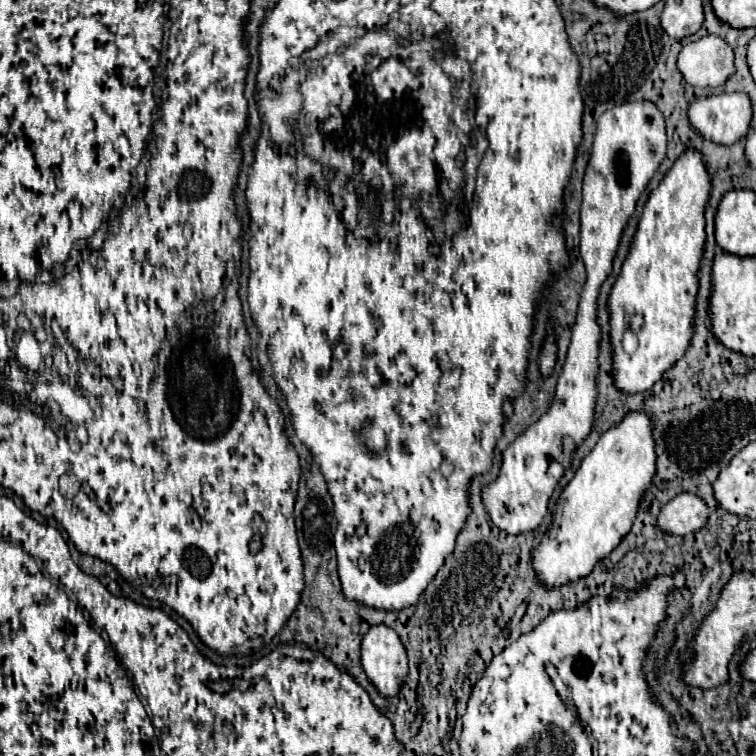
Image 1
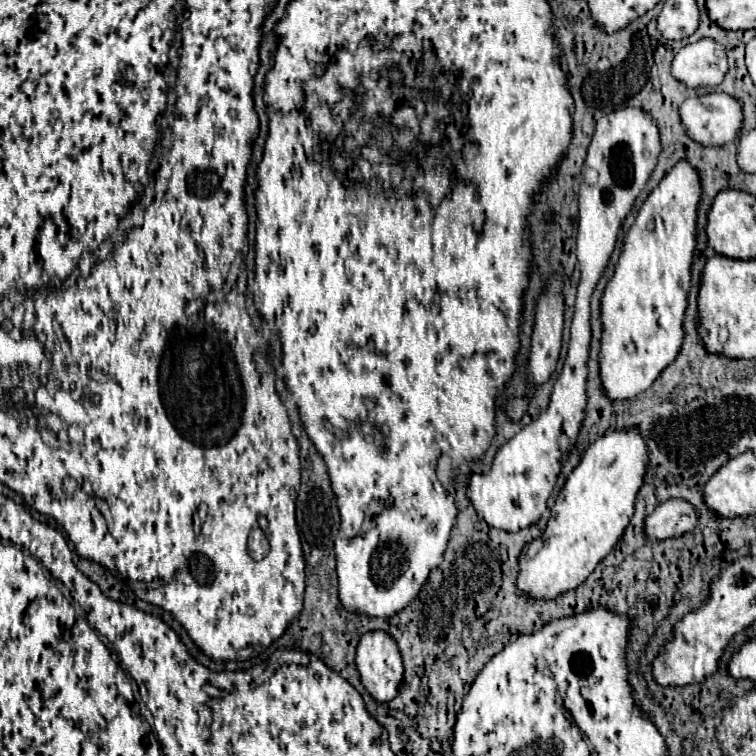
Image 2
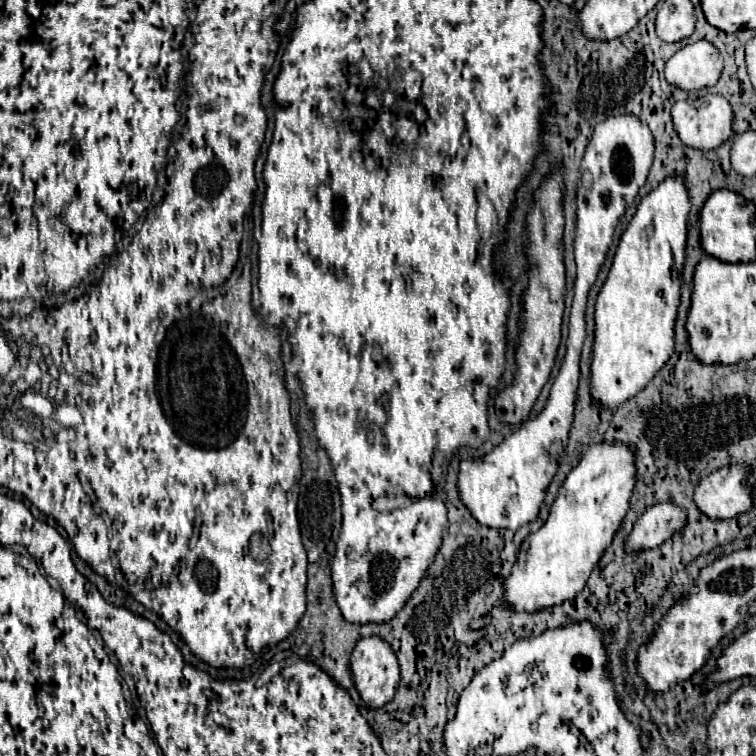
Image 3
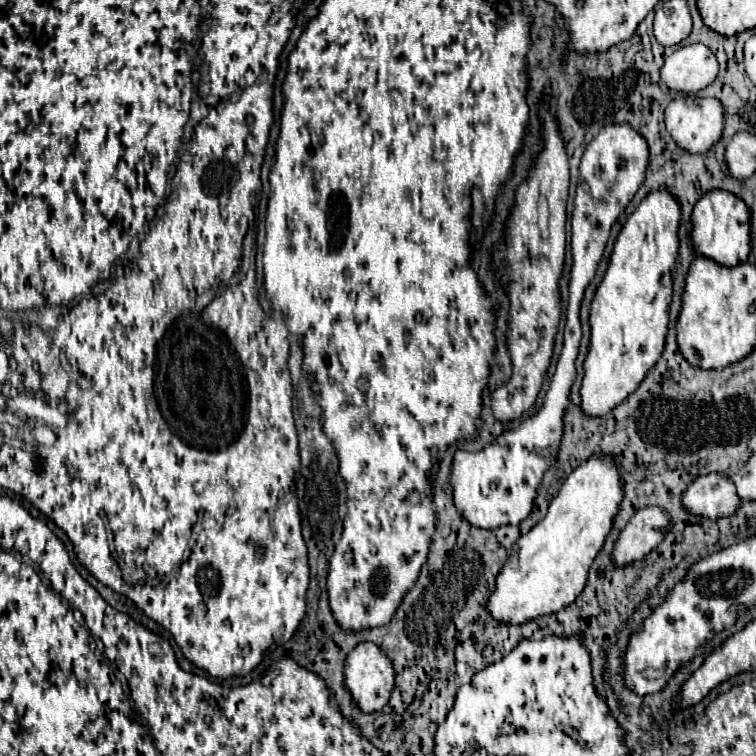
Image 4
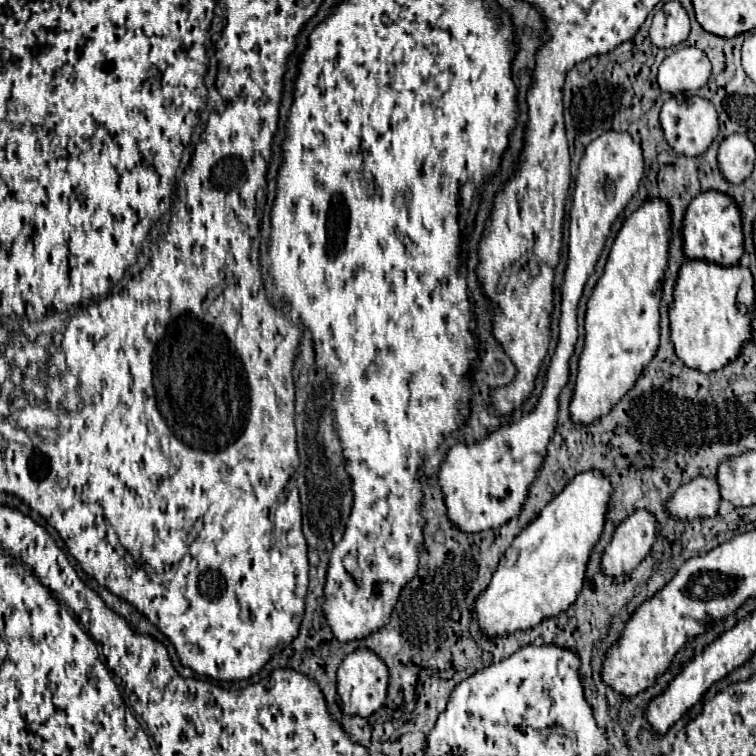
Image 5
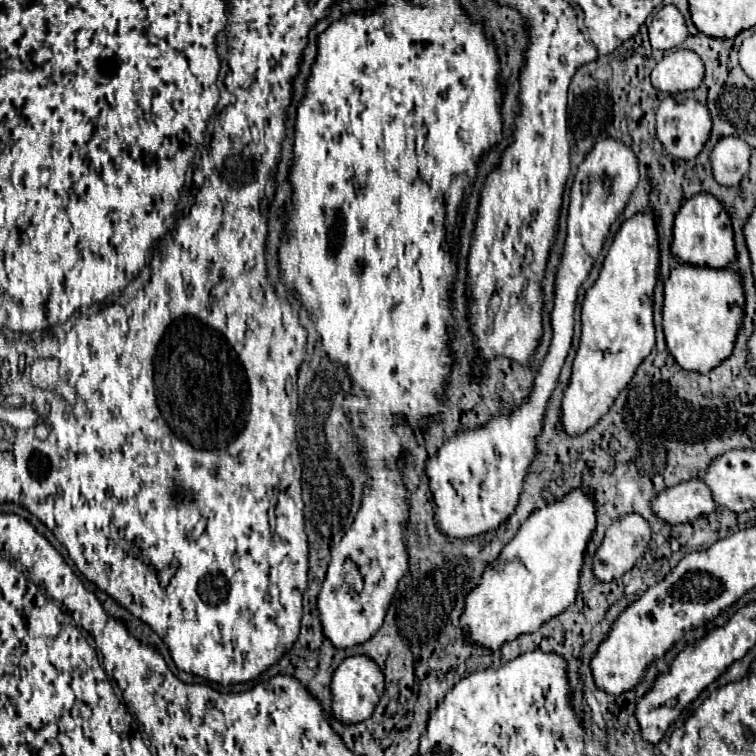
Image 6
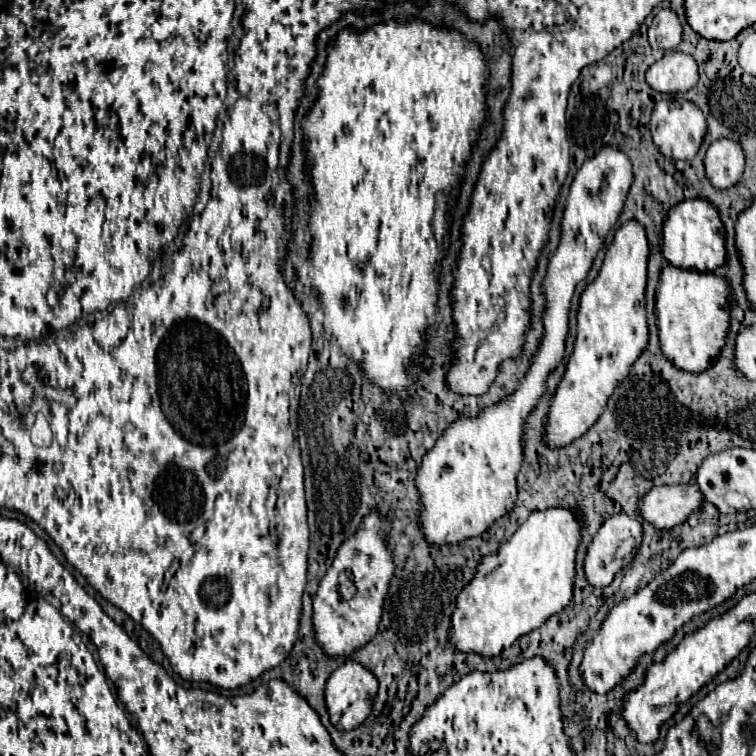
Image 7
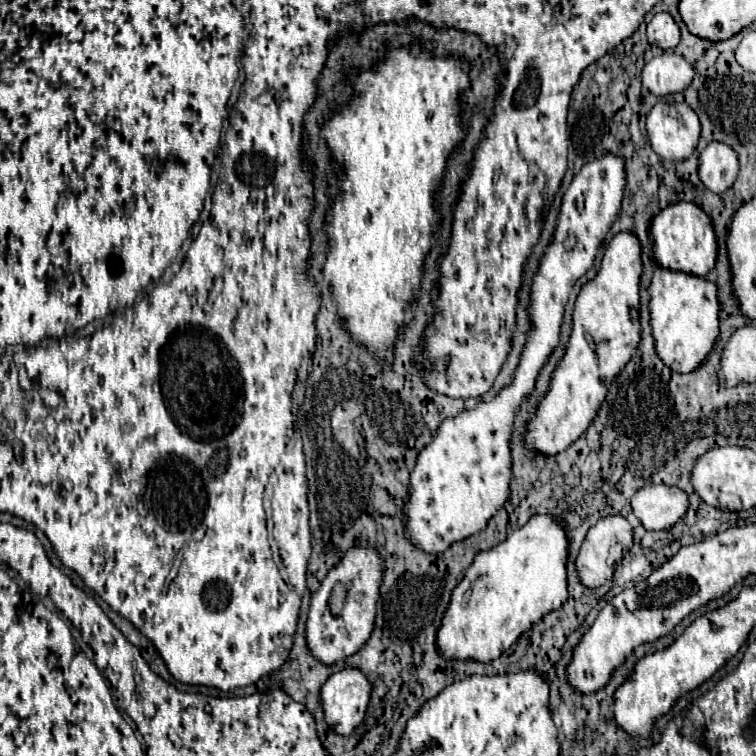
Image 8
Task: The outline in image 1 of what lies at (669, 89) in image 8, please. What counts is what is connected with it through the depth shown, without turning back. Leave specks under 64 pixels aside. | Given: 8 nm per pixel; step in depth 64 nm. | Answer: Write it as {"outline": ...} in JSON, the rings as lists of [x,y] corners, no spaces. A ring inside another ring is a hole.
{"outline":[[[704,36],[680,50],[676,66],[688,84],[716,88],[734,72],[734,54],[722,38]]]}

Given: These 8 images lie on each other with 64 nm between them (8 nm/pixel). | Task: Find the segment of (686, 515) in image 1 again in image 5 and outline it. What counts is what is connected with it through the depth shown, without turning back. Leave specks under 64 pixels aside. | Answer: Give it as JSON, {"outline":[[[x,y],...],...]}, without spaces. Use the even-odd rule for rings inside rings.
{"outline":[[[636,510],[618,524],[610,544],[602,554],[602,572],[606,576],[630,574],[650,552],[656,540],[656,520],[646,510]]]}

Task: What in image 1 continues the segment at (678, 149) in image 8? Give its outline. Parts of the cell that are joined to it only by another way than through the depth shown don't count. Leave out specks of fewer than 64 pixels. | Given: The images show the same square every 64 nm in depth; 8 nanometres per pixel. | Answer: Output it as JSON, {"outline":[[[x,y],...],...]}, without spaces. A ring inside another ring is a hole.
{"outline":[[[714,94],[688,106],[692,128],[716,144],[734,144],[750,130],[750,98],[746,94]]]}

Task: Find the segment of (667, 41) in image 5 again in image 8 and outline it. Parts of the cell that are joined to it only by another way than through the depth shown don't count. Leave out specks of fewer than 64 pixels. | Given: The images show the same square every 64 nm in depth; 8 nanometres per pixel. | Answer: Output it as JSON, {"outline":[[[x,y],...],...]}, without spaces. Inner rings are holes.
{"outline":[[[654,14],[648,22],[648,44],[662,50],[672,50],[680,42],[680,30],[670,14]]]}

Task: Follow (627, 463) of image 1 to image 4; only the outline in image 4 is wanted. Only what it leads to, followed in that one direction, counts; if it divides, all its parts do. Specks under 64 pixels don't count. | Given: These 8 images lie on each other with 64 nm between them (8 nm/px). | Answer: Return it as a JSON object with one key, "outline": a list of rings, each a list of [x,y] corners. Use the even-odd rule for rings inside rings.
{"outline":[[[600,454],[600,456],[592,456],[582,466],[578,466],[566,478],[558,496],[550,502],[544,520],[540,520],[528,534],[520,536],[520,540],[514,544],[512,556],[500,570],[496,578],[496,588],[488,598],[488,604],[486,604],[488,614],[498,624],[516,626],[516,624],[528,624],[530,620],[536,620],[540,616],[548,616],[552,612],[564,610],[568,604],[572,604],[572,600],[576,600],[578,594],[584,590],[588,568],[612,528],[612,520],[618,512],[620,500],[622,500],[622,480],[618,476],[618,468],[612,458]]]}

